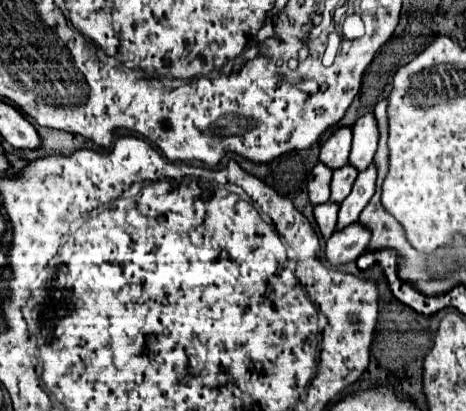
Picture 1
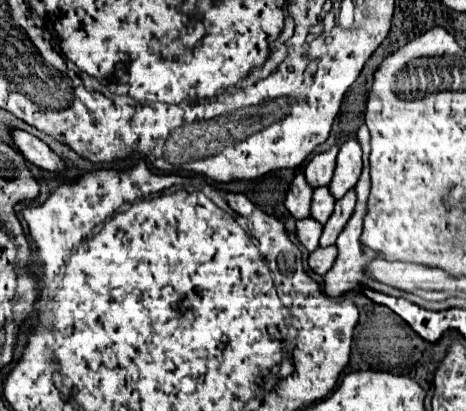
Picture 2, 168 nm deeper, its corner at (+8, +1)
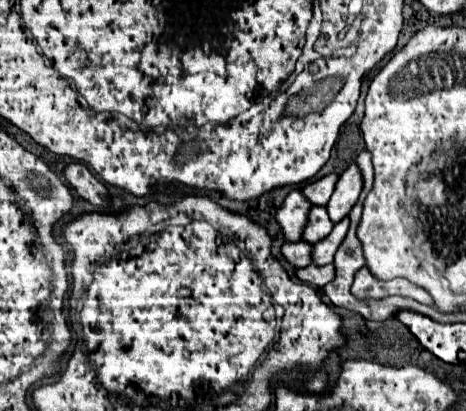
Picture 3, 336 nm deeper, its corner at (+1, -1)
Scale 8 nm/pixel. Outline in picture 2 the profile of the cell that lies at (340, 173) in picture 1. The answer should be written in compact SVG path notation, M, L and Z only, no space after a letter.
M316 188L314 196L312 196L312 206L310 206L310 218L314 218L320 224L326 224L332 210L334 210L334 198L330 196L328 188Z

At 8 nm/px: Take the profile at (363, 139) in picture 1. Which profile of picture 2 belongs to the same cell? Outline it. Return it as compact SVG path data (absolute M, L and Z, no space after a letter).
M346 140L338 152L338 162L334 170L334 178L330 182L330 192L334 200L340 200L348 190L356 186L362 170L362 150L358 140Z

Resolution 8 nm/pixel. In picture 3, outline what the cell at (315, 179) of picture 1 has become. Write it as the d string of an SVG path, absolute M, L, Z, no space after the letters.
M291 190L283 202L283 206L277 212L277 222L283 230L285 240L301 240L303 230L307 226L307 216L311 210L311 202L303 196L303 192Z

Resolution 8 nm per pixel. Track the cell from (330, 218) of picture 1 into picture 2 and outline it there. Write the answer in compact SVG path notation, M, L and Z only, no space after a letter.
M306 218L306 220L296 222L296 236L308 252L314 252L318 248L320 234L322 234L322 224L318 224L316 220Z

